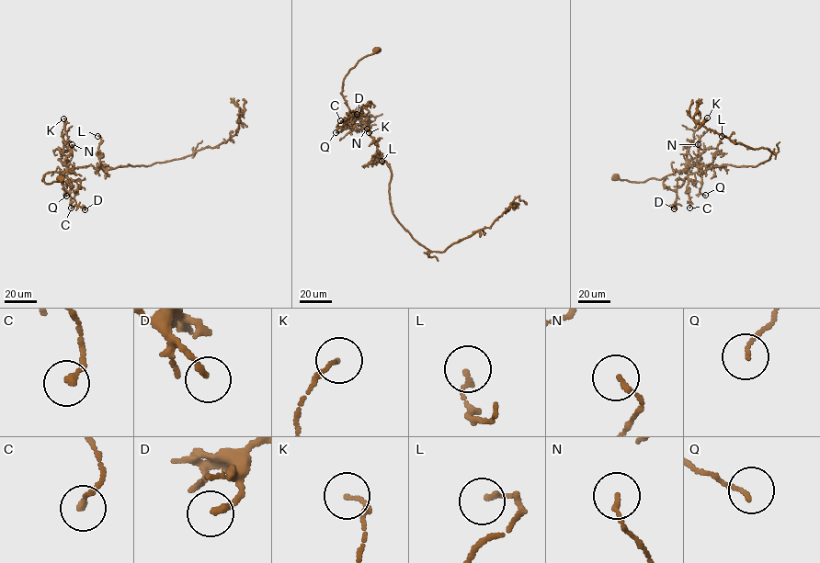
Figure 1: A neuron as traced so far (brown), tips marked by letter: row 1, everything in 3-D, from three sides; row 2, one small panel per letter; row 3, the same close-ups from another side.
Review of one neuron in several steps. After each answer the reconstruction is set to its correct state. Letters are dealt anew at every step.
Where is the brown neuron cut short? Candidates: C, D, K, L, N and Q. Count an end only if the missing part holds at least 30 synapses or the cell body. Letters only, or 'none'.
none

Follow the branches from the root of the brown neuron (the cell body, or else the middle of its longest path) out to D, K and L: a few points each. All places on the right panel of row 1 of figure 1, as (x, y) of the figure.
D: (616, 176), (644, 182), (683, 171), (688, 174), (682, 185), (676, 190), (676, 204), (672, 206), (674, 208)
K: (616, 176), (644, 182), (652, 178), (660, 179), (677, 171), (686, 173), (686, 155), (694, 131), (707, 118)
L: (616, 176), (644, 182), (677, 171), (686, 173), (686, 168), (692, 165), (710, 164), (722, 136)

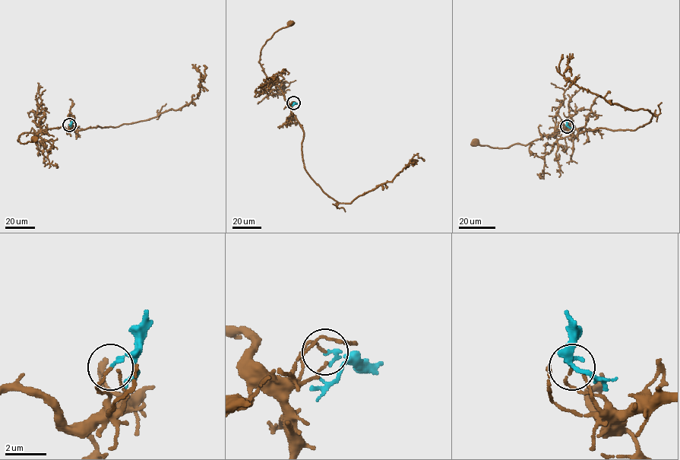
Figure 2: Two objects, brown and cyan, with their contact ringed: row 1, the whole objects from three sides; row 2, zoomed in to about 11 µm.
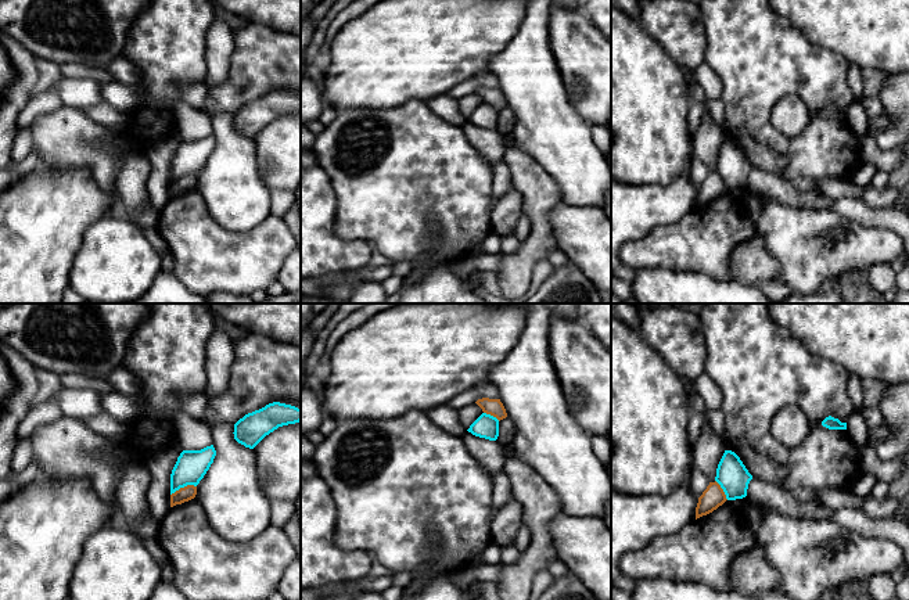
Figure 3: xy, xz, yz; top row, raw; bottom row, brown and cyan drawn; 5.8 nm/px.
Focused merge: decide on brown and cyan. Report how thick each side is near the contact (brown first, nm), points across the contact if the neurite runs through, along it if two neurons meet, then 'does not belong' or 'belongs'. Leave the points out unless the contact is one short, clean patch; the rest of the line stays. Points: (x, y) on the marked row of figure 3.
90/180 nm | along xy (196, 485), (180, 487), (171, 495) | does not belong

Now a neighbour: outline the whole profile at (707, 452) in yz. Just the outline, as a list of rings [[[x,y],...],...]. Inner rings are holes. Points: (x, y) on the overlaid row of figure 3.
[[[696,392],[689,396],[689,403],[693,410],[697,410],[705,417],[704,430],[693,446],[693,464],[697,466],[711,482],[715,482],[718,464],[725,453],[722,439],[715,434],[707,418],[707,407],[701,396]]]

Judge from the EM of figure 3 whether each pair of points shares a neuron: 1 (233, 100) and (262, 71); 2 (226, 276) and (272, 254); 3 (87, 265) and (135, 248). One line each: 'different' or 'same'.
1: same
2: same
3: same

